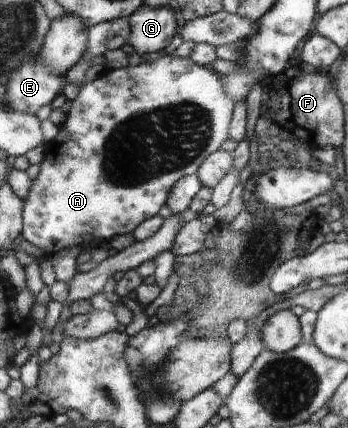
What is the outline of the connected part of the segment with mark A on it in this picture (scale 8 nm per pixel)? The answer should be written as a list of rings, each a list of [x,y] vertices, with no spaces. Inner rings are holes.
[[[168,54],[152,63],[143,60],[137,66],[107,66],[94,72],[87,83],[81,86],[79,94],[72,101],[70,111],[66,115],[66,121],[59,127],[58,135],[49,146],[48,162],[41,167],[41,174],[32,180],[31,187],[26,193],[24,232],[21,233],[23,239],[52,257],[60,249],[73,246],[87,245],[87,247],[95,248],[95,237],[111,239],[115,235],[127,235],[127,233],[133,232],[142,221],[159,213],[159,209],[163,207],[169,191],[177,183],[177,180],[183,176],[196,174],[205,158],[210,153],[217,151],[228,139],[233,108],[232,101],[224,92],[222,76],[215,72],[211,66],[197,65],[190,57],[179,58]]]

